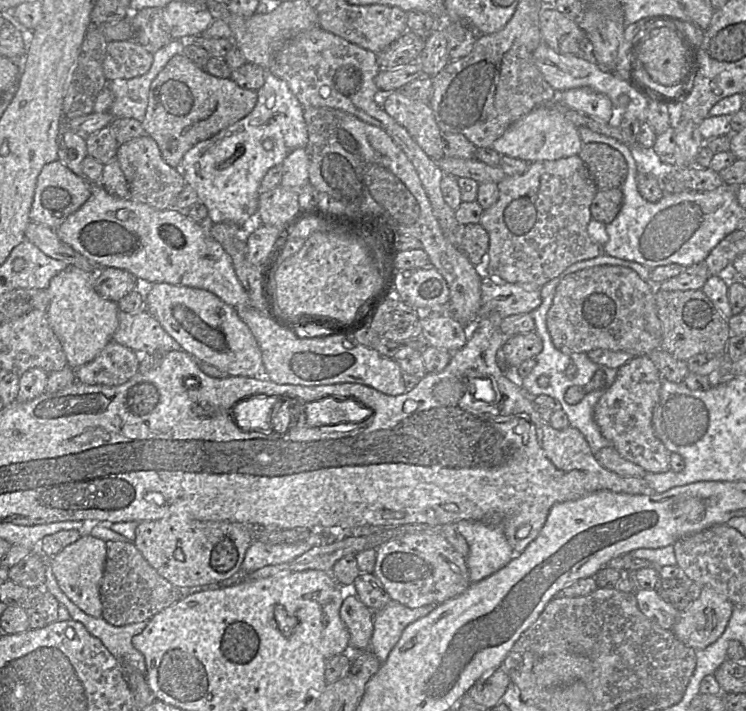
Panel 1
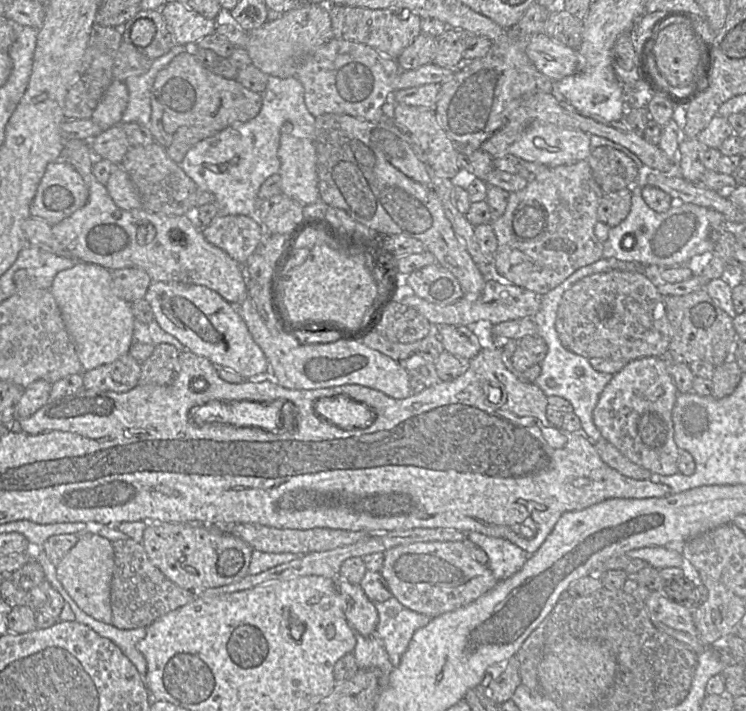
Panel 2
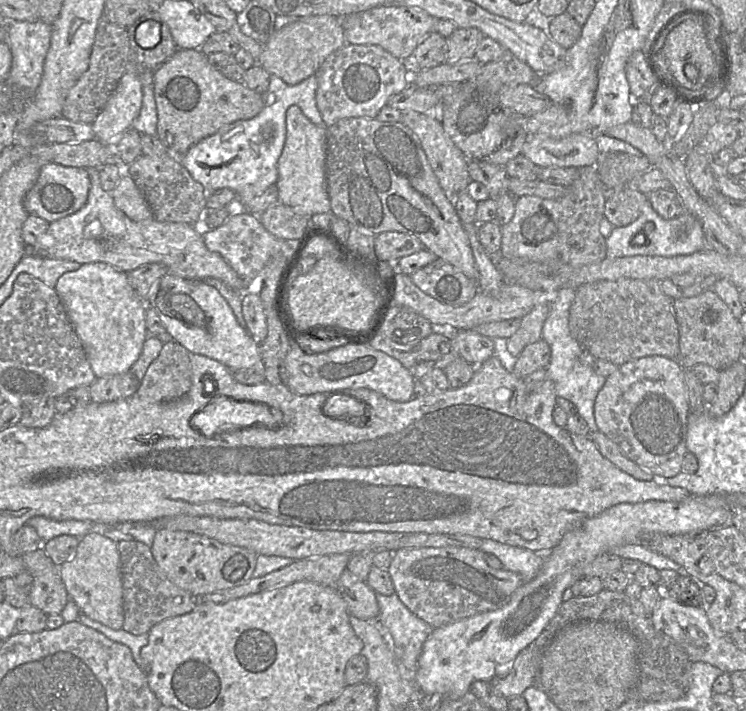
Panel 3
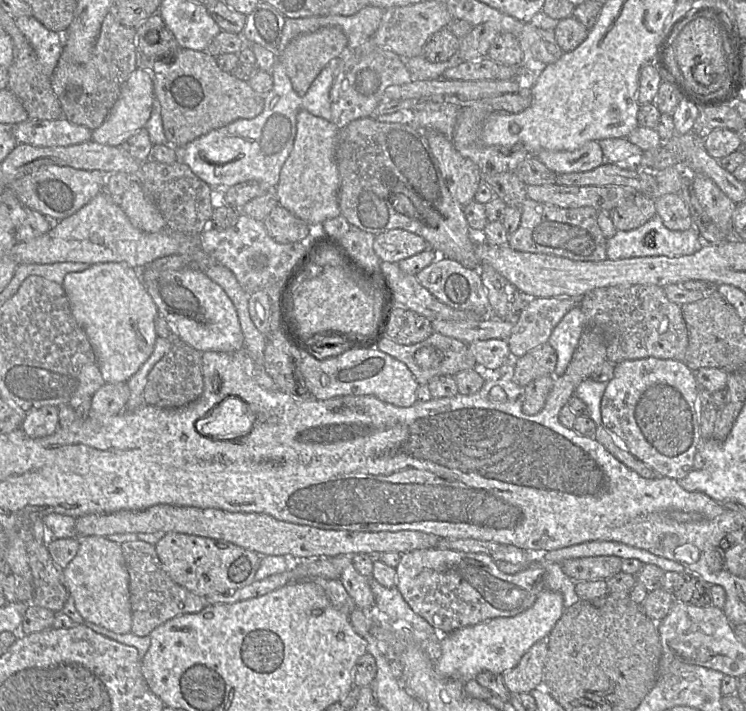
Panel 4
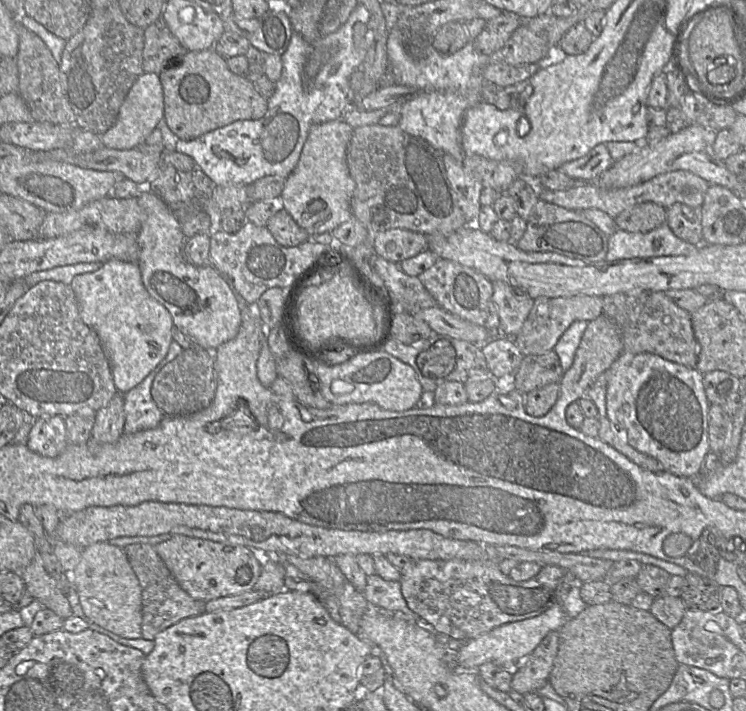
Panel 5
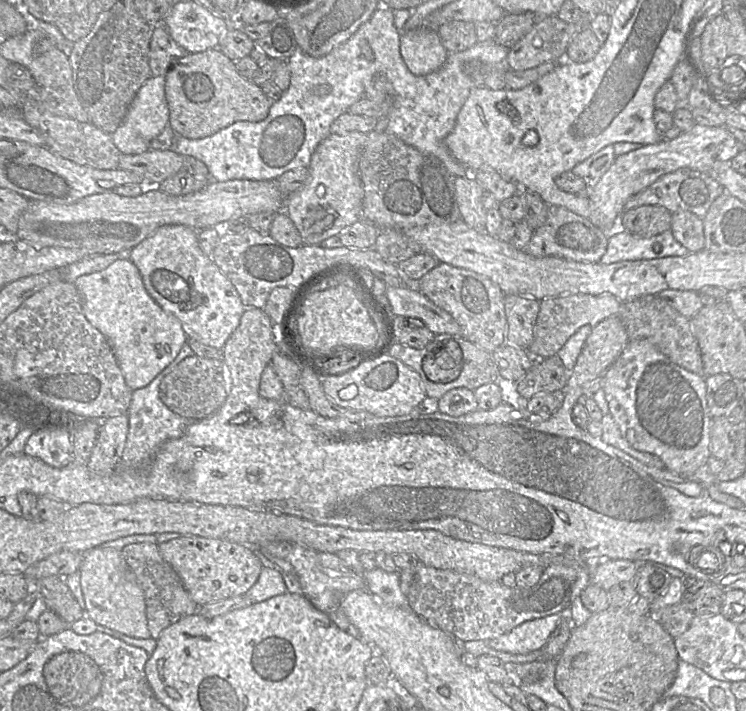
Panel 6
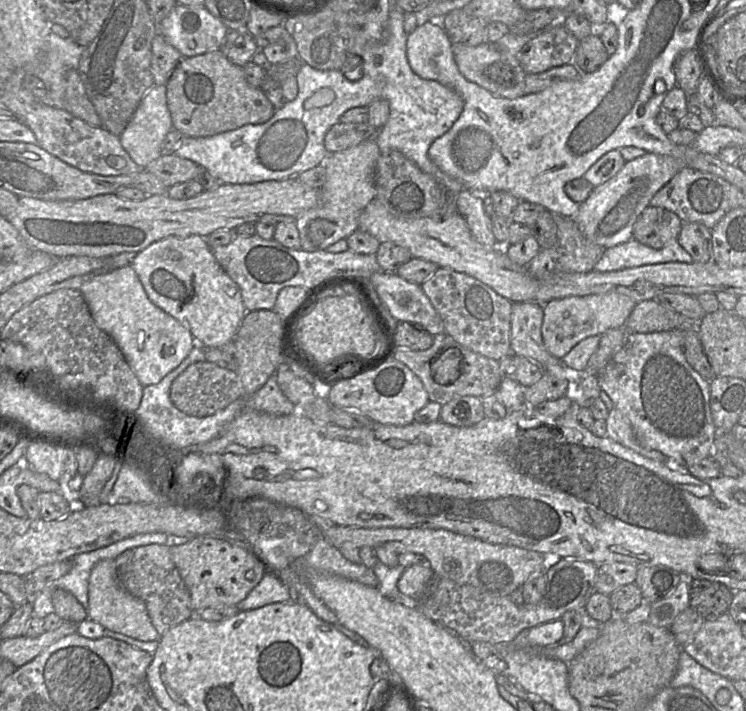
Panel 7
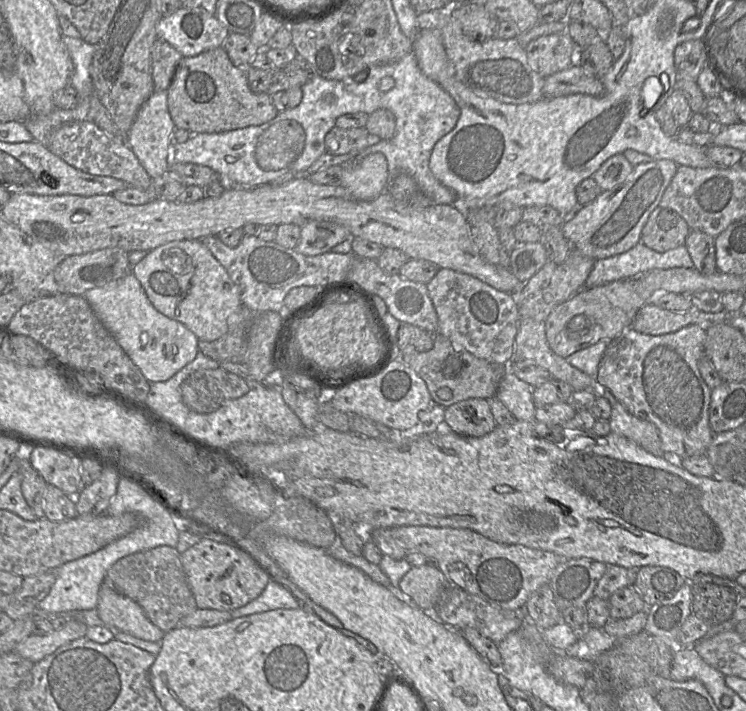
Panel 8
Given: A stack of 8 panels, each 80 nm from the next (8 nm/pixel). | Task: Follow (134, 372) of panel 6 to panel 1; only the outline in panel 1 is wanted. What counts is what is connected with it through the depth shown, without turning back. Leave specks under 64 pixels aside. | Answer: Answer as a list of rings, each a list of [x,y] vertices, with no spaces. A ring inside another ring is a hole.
[[[68,266],[51,279],[48,287],[51,299],[46,311],[48,323],[62,345],[68,366],[73,369],[92,361],[112,340],[119,325],[117,303],[102,298],[94,290],[94,275]]]

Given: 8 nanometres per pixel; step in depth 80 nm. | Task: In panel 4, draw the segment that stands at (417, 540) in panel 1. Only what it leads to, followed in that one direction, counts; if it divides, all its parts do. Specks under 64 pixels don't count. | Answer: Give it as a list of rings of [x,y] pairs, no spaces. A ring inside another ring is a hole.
[[[439,548],[403,553],[395,570],[396,587],[406,603],[445,635],[493,618],[513,617],[529,609],[543,590],[545,572],[543,566],[531,566],[516,574],[505,574],[487,554]]]

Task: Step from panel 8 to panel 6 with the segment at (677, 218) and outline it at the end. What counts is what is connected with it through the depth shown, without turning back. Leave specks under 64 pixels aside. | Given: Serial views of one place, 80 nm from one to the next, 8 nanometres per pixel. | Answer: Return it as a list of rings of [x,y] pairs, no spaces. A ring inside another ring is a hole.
[[[642,205],[625,210],[621,217],[621,226],[630,233],[650,238],[671,230],[672,213],[660,205]]]

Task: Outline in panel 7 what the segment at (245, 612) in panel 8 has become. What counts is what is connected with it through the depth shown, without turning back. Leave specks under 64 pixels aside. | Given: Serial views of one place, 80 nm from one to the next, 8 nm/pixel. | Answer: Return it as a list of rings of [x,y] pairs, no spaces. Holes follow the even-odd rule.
[[[267,571],[258,585],[236,606],[240,612],[263,607],[277,602],[290,601],[288,588],[276,573]]]

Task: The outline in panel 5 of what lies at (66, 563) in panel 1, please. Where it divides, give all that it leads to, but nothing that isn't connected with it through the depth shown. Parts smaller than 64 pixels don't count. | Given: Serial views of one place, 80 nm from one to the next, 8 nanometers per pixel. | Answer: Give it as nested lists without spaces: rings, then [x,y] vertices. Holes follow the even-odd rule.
[[[96,542],[82,550],[81,560],[70,574],[78,592],[84,618],[124,638],[142,638],[142,588],[121,547]]]

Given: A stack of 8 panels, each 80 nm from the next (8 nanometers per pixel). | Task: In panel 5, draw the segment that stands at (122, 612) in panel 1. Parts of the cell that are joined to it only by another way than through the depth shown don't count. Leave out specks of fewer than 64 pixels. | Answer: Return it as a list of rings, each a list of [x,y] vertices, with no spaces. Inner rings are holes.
[[[131,544],[123,548],[129,563],[134,570],[142,588],[142,638],[154,640],[156,635],[178,621],[199,615],[205,611],[204,601],[192,598],[184,591],[174,578],[170,570],[150,544]]]

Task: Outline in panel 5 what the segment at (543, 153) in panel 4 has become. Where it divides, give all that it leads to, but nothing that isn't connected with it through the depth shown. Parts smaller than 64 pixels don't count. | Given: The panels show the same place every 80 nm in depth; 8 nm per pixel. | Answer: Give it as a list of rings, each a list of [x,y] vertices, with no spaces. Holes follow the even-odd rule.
[[[600,143],[585,156],[562,164],[558,170],[578,182],[590,183],[607,170],[613,161],[607,144]]]

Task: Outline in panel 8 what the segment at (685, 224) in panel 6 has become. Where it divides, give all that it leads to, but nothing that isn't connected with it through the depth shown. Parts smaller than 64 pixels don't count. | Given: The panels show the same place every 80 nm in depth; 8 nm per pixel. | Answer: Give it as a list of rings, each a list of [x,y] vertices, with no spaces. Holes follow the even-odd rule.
[[[692,229],[685,240],[684,246],[687,248],[698,272],[703,275],[710,275],[718,271],[714,237]]]

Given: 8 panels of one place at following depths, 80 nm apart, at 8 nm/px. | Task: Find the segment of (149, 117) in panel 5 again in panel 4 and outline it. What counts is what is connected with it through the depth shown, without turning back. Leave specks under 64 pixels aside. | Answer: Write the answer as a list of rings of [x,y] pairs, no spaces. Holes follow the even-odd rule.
[[[137,68],[123,85],[120,96],[107,119],[99,128],[92,131],[92,140],[103,145],[123,146],[135,132],[145,127],[151,116],[154,100],[152,73]]]

